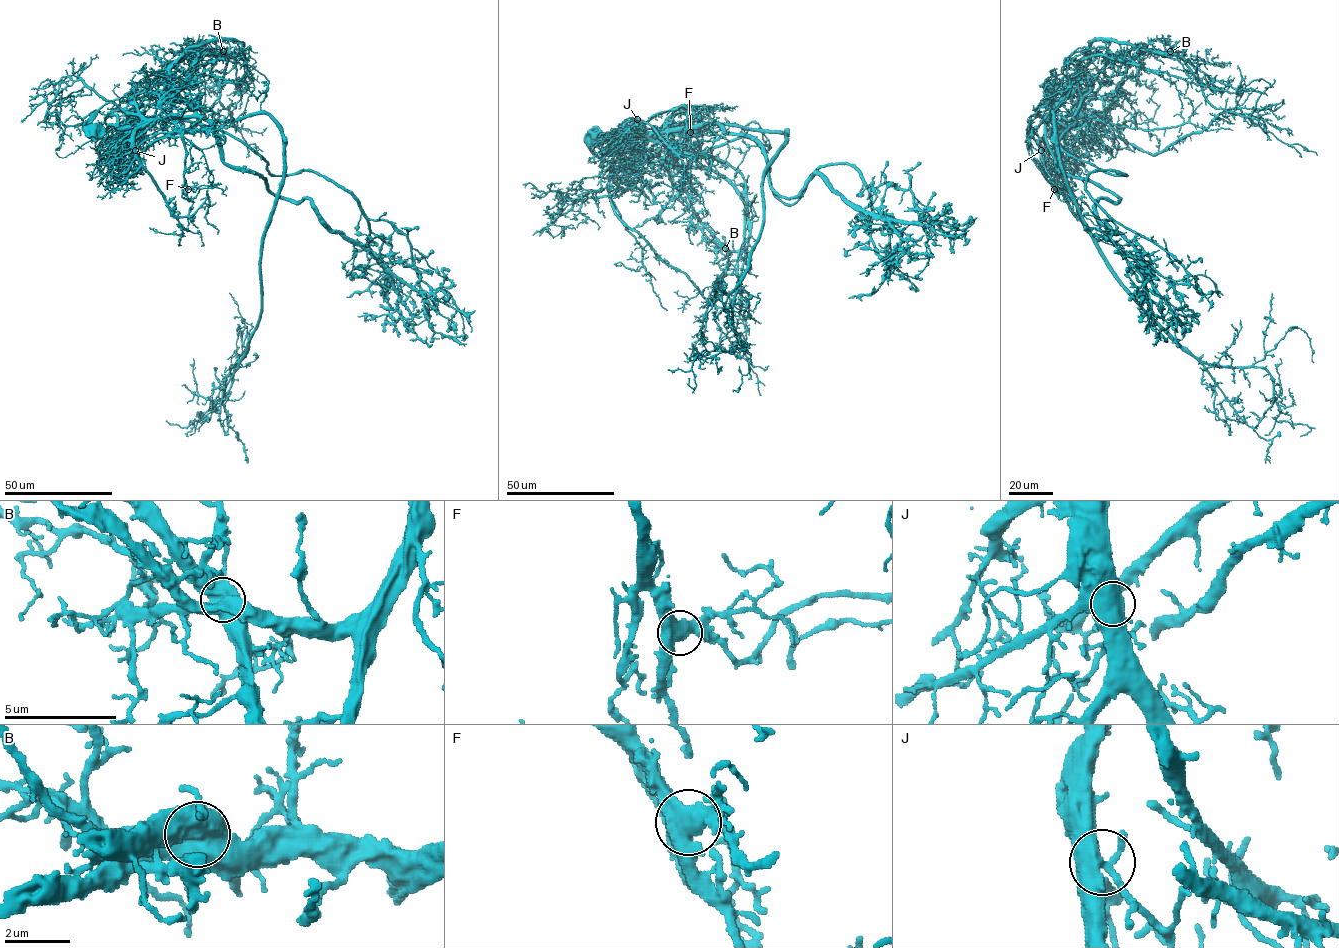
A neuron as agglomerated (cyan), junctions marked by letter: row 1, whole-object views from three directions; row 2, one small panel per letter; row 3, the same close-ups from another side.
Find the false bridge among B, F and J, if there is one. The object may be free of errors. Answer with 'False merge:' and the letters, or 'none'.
False merge: B

